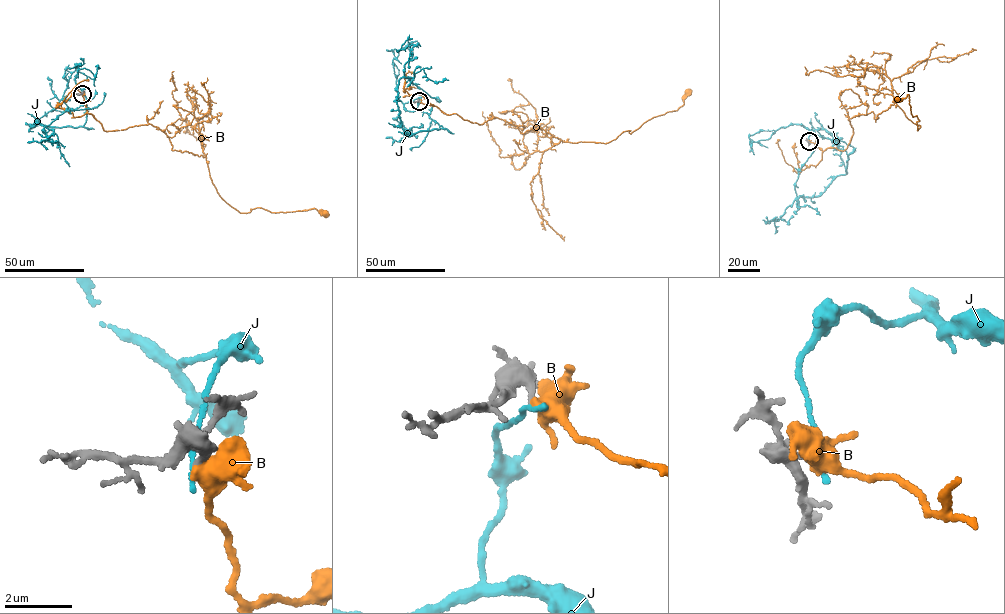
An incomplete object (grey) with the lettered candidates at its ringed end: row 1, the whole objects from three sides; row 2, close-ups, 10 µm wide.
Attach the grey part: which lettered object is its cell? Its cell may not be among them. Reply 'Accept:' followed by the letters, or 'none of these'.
Accept: none of these

